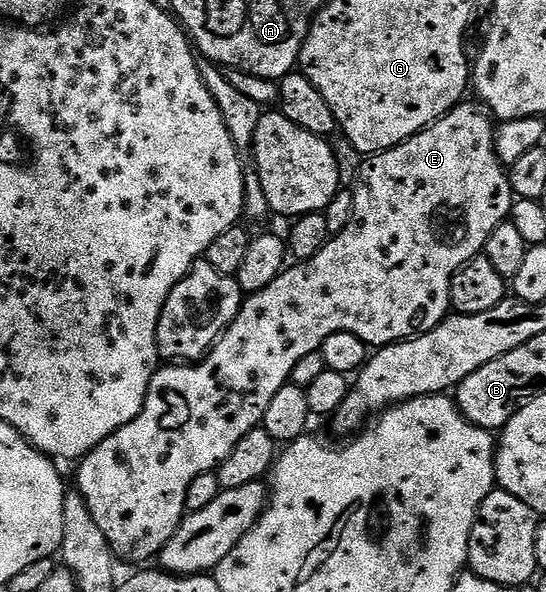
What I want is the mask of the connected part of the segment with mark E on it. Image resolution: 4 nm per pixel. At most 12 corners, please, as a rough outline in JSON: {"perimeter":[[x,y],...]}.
{"perimeter":[[463,101],[363,162],[352,221],[247,294],[77,464],[119,560],[332,333],[436,329],[515,201]]}

